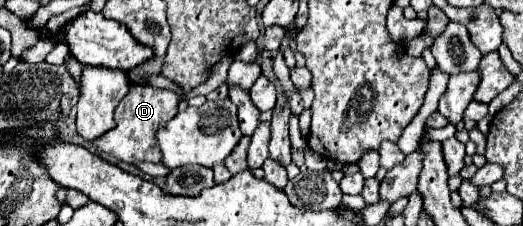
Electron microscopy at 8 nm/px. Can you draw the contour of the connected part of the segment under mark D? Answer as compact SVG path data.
M131 86L127 96L115 108L115 128L93 140L95 148L111 154L117 160L139 164L139 162L159 162L161 150L157 144L159 128L177 114L179 96L171 90L161 90L153 86Z

